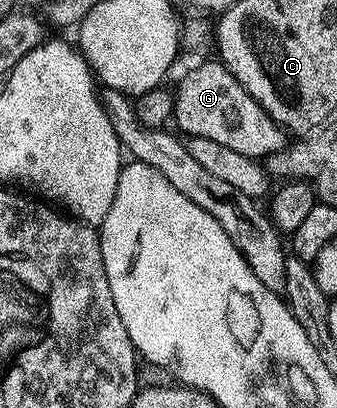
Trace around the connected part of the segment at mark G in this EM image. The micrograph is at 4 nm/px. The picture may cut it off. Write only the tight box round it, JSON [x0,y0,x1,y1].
[172,61,287,160]

